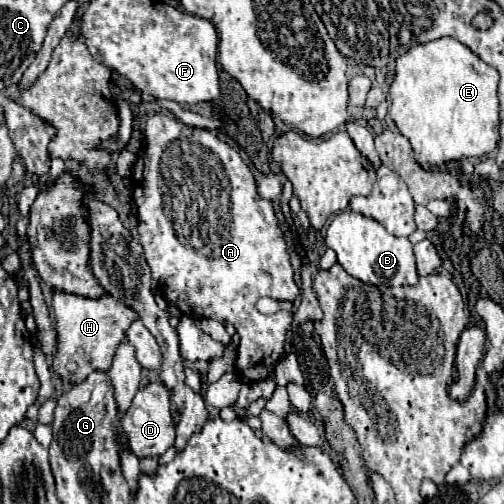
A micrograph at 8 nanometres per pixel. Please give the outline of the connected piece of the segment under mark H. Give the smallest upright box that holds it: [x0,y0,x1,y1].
[53,291,137,385]

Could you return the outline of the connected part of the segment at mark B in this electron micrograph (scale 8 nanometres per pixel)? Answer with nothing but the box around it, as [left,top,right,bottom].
[327,211,419,287]

